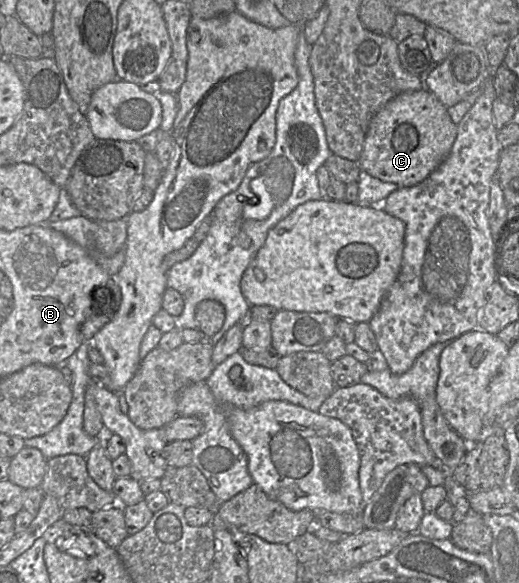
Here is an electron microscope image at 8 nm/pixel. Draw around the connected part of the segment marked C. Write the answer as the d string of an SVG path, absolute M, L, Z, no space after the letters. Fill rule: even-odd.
M428 89L406 91L389 101L372 119L359 158L361 170L400 187L424 181L449 155L458 133L448 107Z

